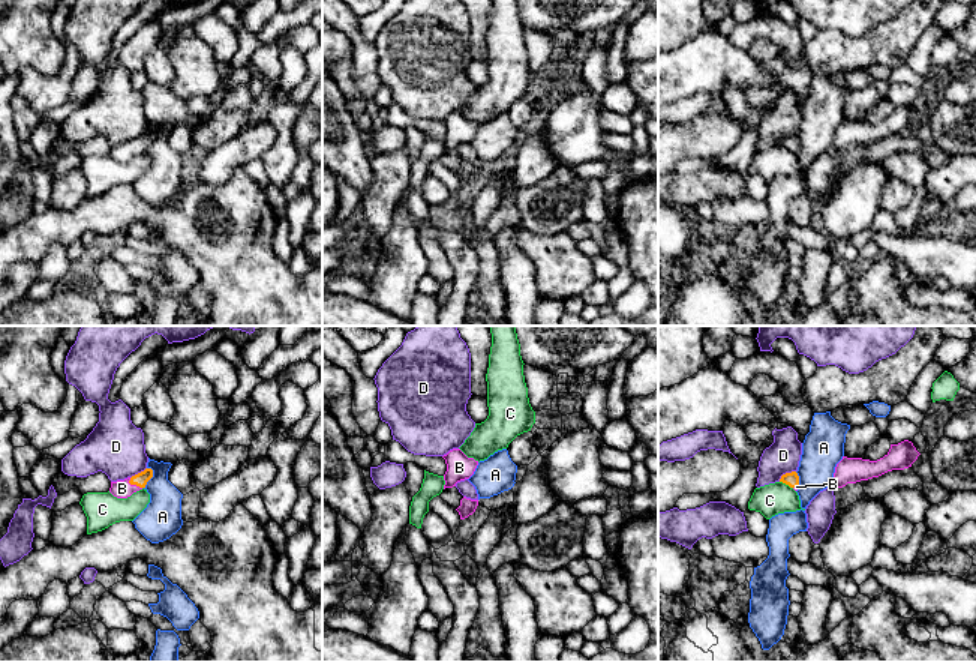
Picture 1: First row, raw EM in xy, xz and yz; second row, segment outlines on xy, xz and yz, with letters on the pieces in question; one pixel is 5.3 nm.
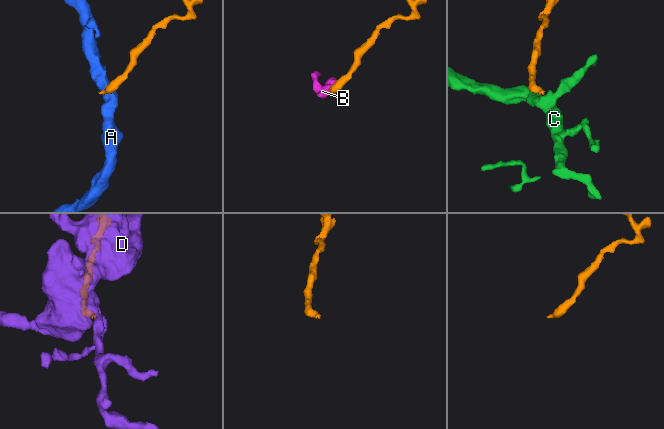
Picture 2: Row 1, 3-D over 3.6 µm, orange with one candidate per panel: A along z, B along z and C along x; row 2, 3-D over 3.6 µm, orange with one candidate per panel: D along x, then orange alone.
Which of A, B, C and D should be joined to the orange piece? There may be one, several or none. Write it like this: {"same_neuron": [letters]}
{"same_neuron": ["B"]}

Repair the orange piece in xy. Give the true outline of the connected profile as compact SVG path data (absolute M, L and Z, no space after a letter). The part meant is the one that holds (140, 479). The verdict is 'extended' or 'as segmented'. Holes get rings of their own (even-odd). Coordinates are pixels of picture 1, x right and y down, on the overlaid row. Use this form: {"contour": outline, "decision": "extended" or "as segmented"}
{"contour": "M145 468L144 471L127 477L124 480L111 482L109 492L117 498L127 498L133 492L145 488L147 482L153 477L153 470Z", "decision": "extended"}

